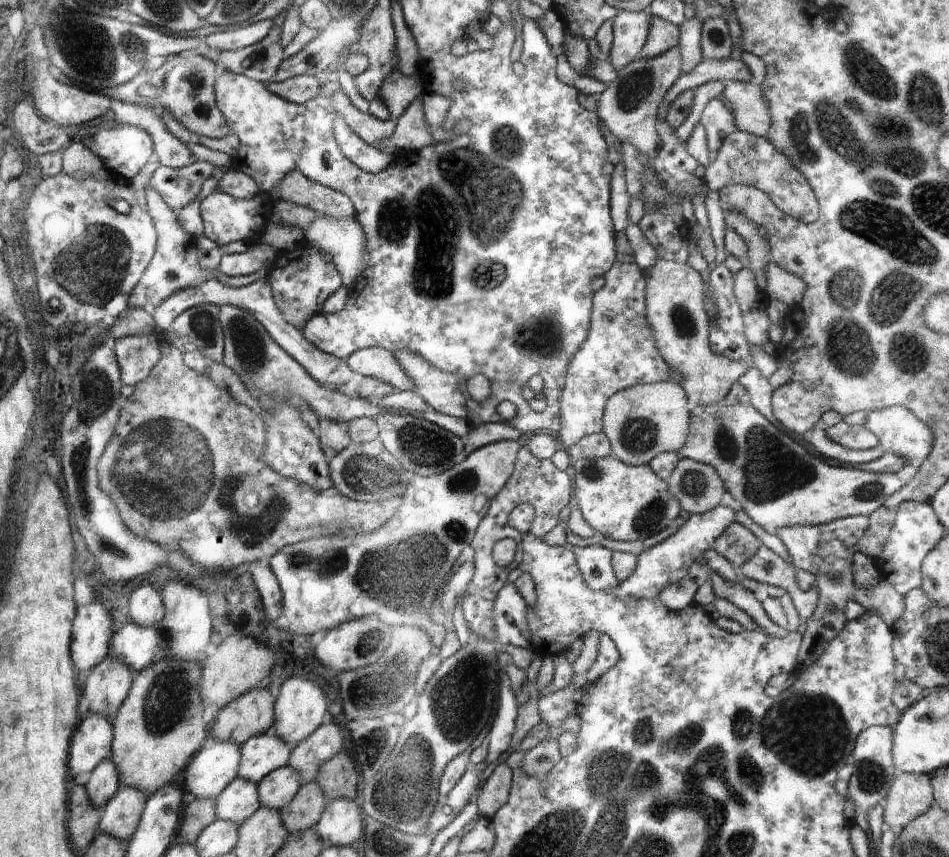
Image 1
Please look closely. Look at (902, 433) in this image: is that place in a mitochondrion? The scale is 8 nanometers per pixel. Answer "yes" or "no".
no

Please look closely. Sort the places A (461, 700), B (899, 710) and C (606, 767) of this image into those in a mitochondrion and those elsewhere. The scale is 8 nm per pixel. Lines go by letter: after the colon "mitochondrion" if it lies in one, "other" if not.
A: mitochondrion
B: other
C: mitochondrion

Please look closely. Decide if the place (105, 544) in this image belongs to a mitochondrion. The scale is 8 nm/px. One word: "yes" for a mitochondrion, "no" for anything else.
yes

